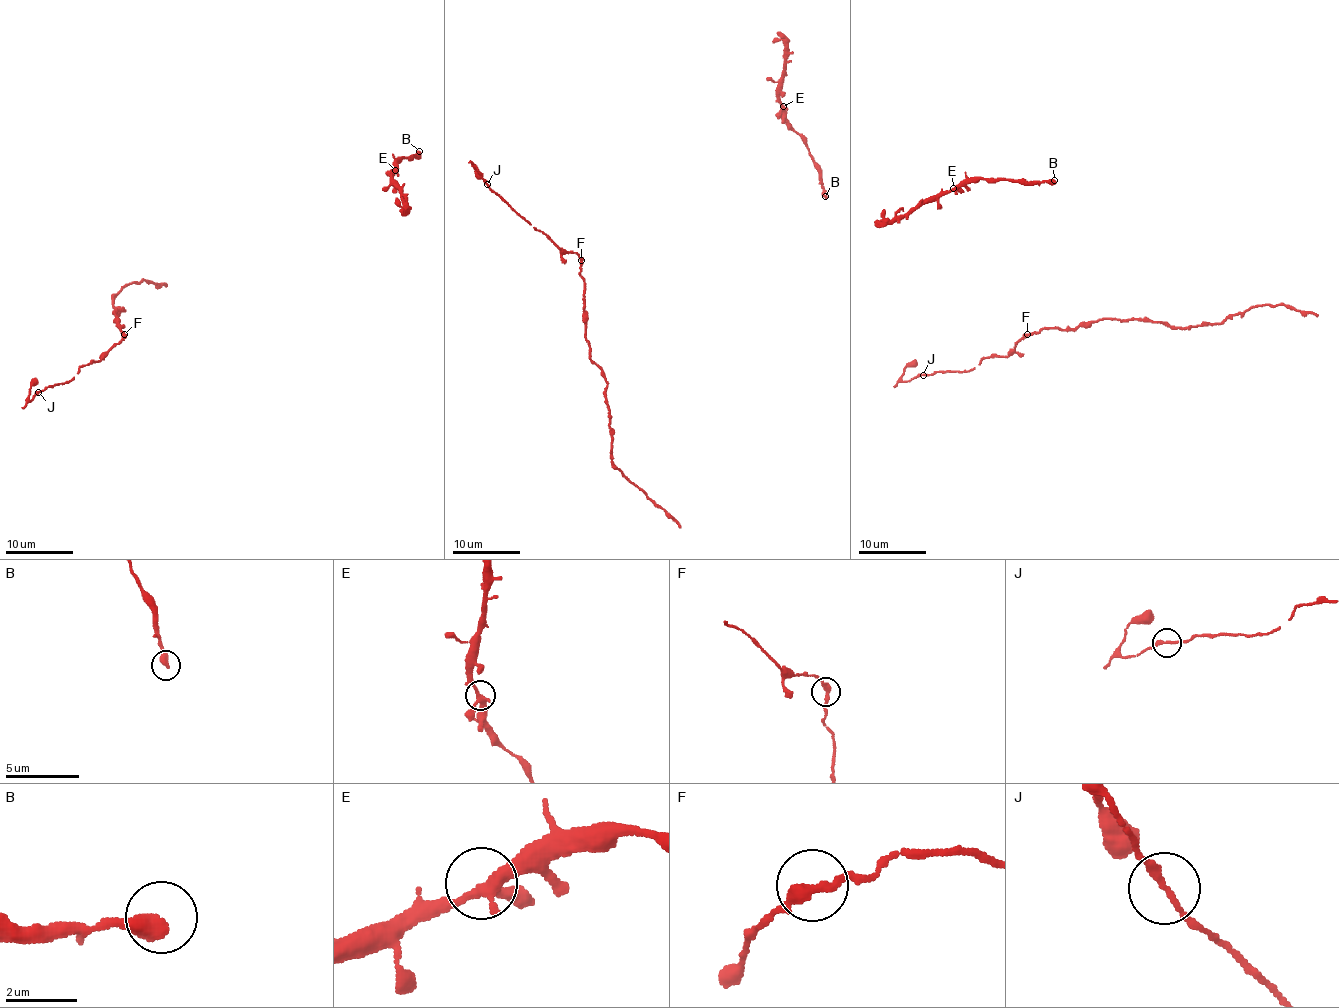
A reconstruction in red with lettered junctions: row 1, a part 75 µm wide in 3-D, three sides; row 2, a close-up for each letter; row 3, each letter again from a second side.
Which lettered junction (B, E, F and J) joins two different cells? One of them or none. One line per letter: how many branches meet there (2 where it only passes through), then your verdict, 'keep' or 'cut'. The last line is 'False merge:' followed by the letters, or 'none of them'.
B: 1 | keep
E: 3 | keep
F: 2 | keep
J: 2 | keep
False merge: none of them

